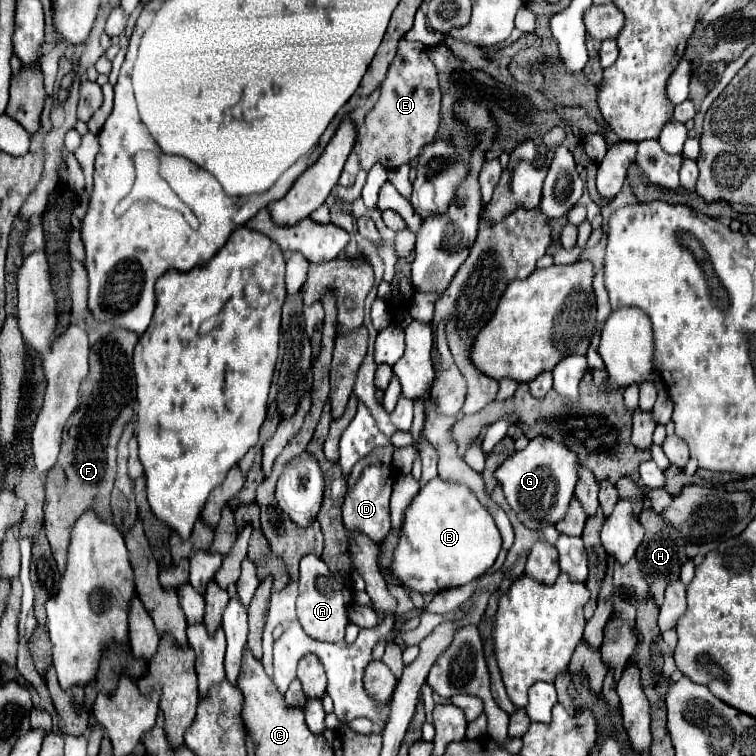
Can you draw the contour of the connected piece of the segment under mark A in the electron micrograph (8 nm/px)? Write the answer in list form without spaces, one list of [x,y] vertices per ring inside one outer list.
[[[306,555],[300,561],[300,595],[298,595],[298,619],[304,627],[304,631],[310,637],[320,637],[320,641],[342,641],[344,639],[344,629],[348,625],[346,617],[346,603],[344,603],[344,589],[340,579],[334,579],[330,573],[328,565],[316,557],[316,555]]]

